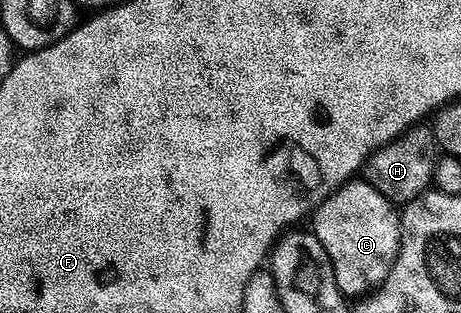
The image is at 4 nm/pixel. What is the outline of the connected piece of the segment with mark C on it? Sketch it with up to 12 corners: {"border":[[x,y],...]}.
{"border":[[344,183],[315,208],[342,295],[385,279],[401,216],[379,189]]}

